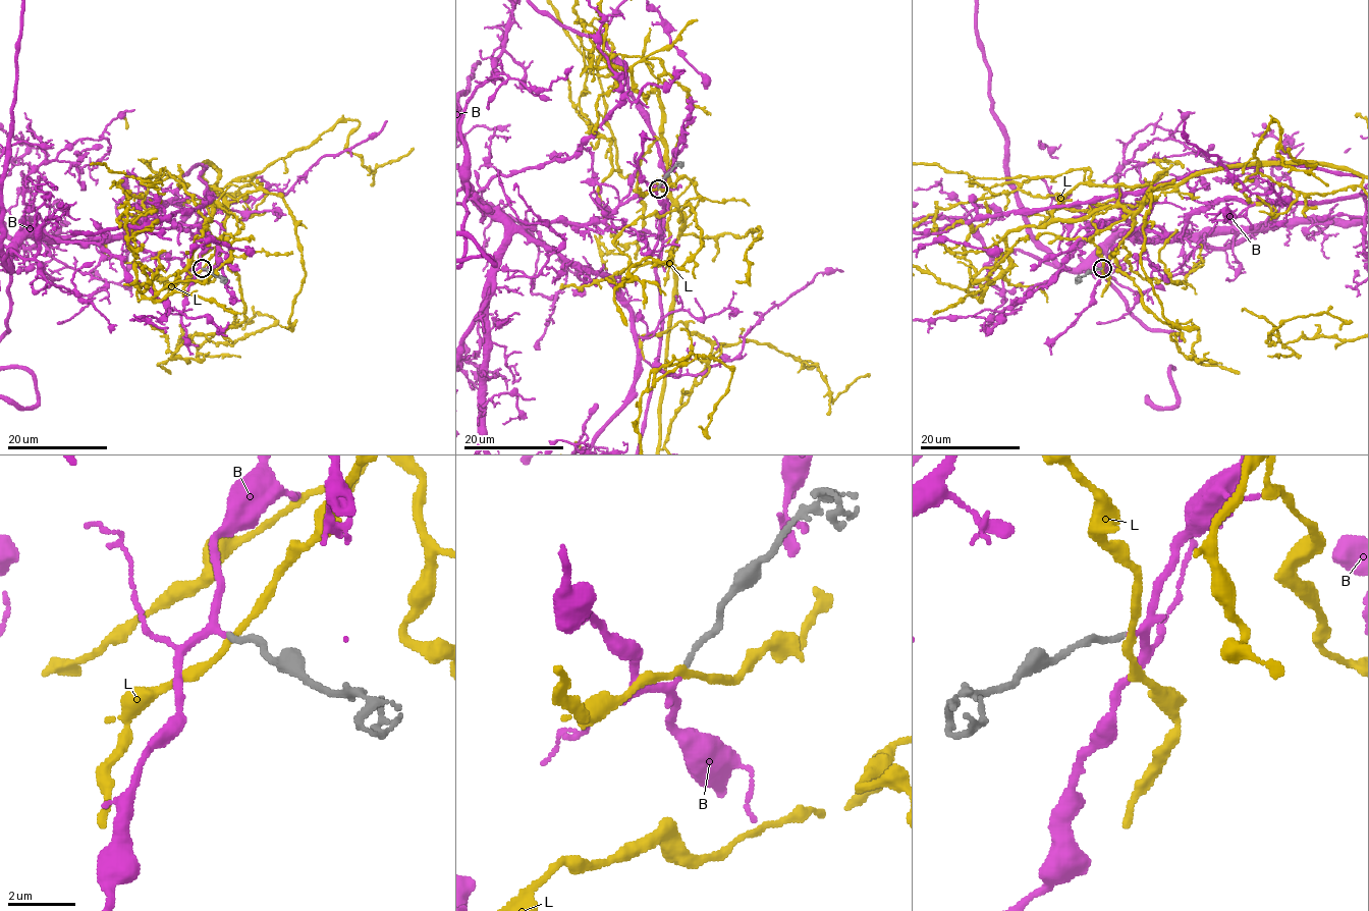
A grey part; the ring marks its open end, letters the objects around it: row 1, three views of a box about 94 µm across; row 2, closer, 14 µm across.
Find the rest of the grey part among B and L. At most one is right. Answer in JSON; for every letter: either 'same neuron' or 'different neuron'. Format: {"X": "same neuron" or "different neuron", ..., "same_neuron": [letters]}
{"B": "same neuron", "L": "different neuron", "same_neuron": ["B"]}

